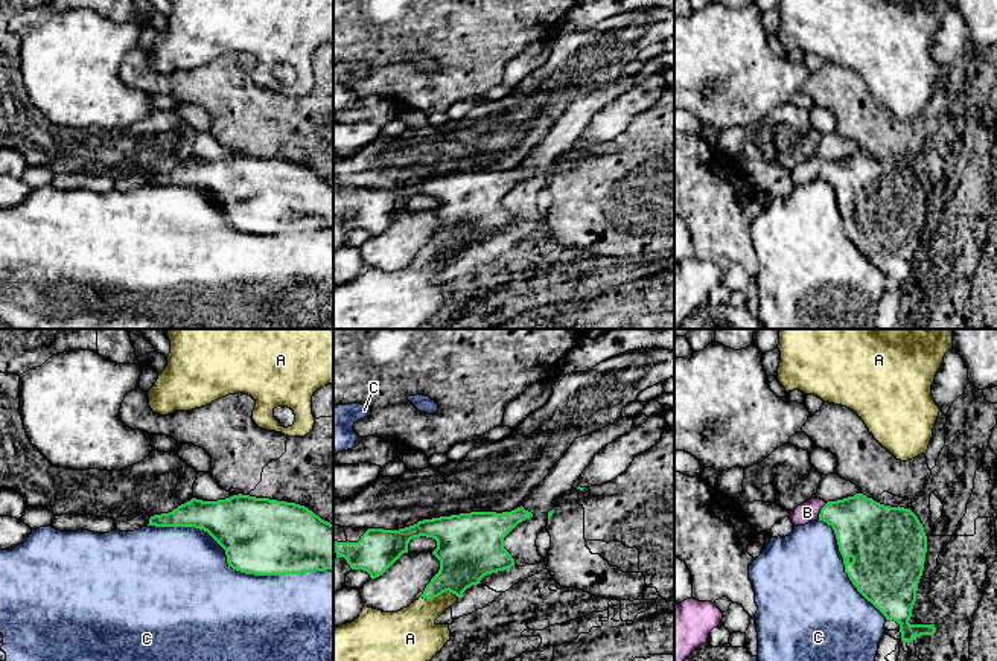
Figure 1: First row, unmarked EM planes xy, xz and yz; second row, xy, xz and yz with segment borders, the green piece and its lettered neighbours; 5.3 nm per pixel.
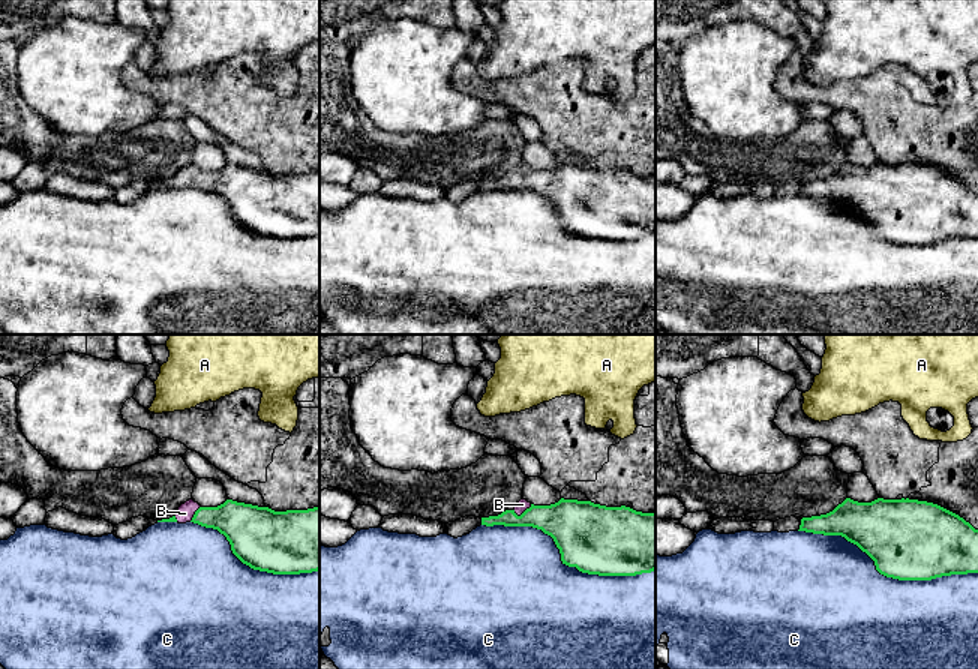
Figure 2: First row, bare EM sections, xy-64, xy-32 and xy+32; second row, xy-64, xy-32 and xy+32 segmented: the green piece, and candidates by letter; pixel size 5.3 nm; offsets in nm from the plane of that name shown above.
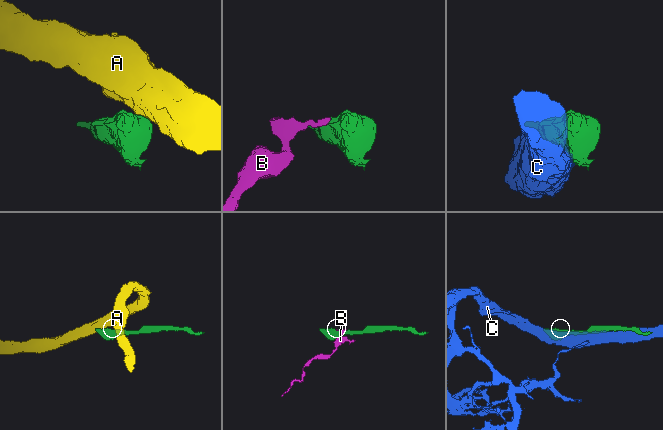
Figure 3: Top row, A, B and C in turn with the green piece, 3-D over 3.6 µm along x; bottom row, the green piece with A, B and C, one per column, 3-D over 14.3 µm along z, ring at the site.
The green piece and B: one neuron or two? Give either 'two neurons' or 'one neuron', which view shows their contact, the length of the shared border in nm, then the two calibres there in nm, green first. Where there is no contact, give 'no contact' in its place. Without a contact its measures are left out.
one neuron | yz | 100 nm | 300/110 nm

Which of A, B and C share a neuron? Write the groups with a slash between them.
A / B / C

